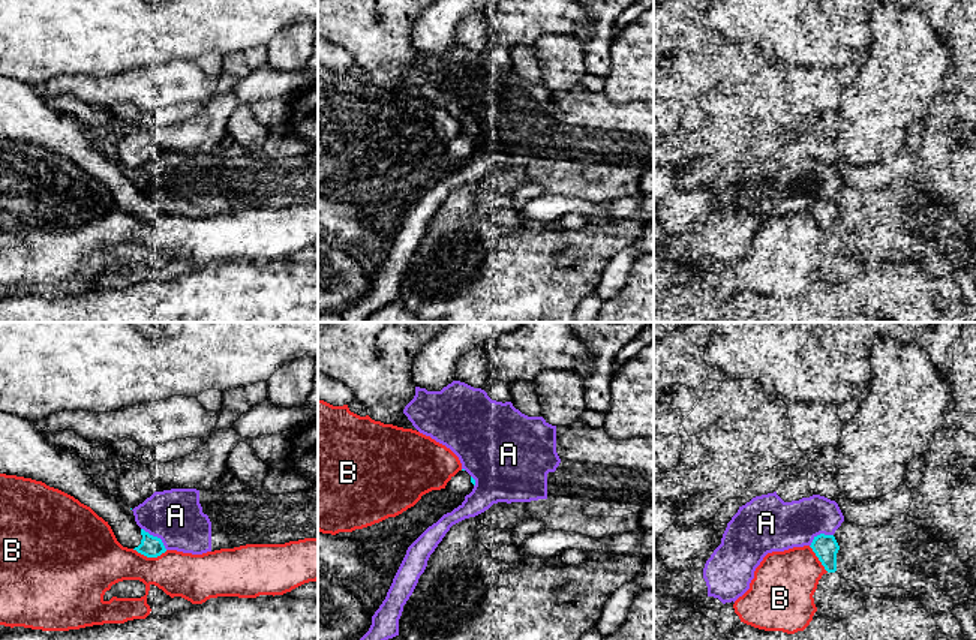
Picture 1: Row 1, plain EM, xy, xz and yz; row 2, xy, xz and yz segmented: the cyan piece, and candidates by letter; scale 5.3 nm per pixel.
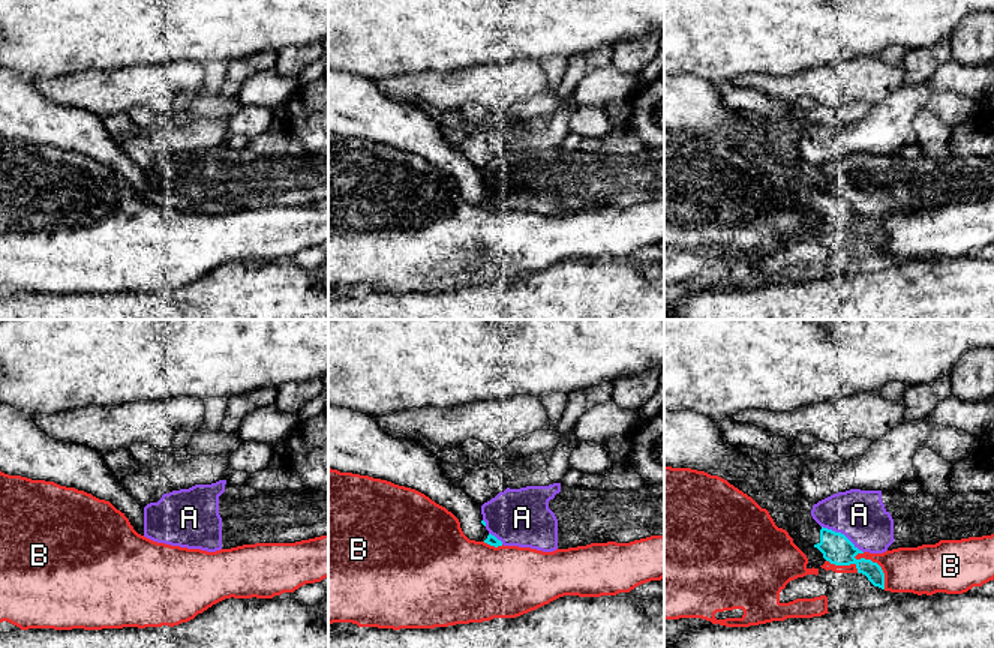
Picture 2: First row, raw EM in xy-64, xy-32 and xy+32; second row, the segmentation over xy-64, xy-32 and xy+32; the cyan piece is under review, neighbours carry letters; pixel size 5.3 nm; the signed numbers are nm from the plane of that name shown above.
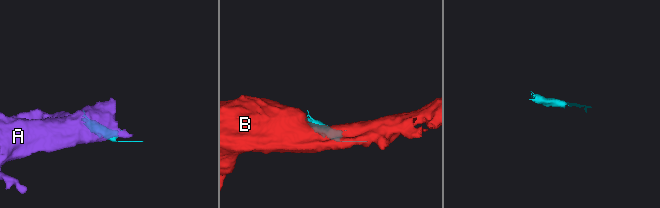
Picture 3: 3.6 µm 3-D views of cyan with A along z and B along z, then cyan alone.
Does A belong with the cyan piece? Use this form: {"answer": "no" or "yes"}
{"answer": "no"}

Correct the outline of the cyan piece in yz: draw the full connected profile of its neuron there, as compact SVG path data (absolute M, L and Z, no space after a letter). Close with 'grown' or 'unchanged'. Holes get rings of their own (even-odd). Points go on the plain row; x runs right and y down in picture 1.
M820 198L814 201L810 211L828 237L837 235L837 217L840 214L840 210L834 199Z; unchanged

